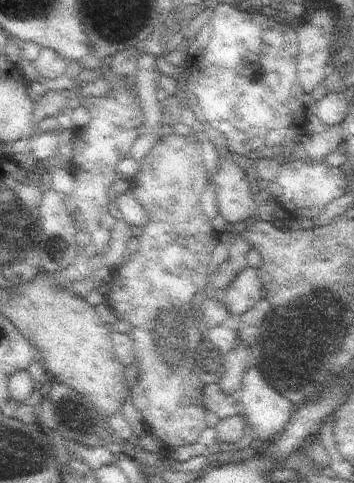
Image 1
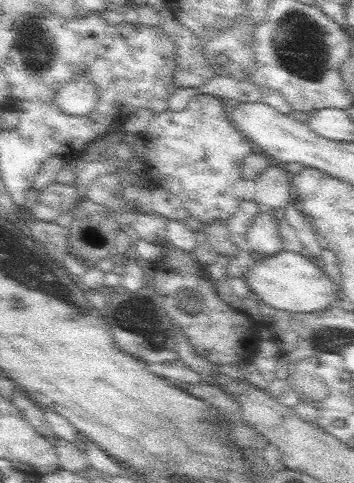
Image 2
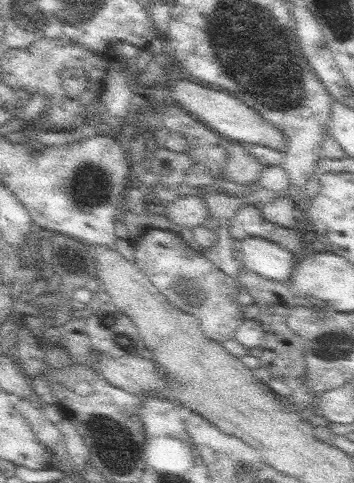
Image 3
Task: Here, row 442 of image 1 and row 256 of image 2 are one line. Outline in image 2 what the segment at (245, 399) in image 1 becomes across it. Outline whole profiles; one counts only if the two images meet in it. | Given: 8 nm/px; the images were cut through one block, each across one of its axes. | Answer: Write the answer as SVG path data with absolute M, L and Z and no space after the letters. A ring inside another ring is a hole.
M261 210L261 214L253 220L247 232L245 248L249 248L249 252L259 252L265 258L277 256L283 250L279 220L273 218L271 210Z

